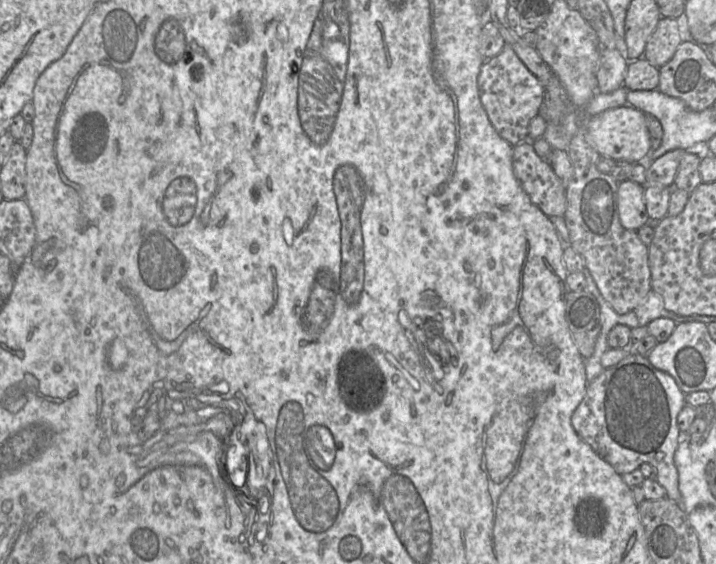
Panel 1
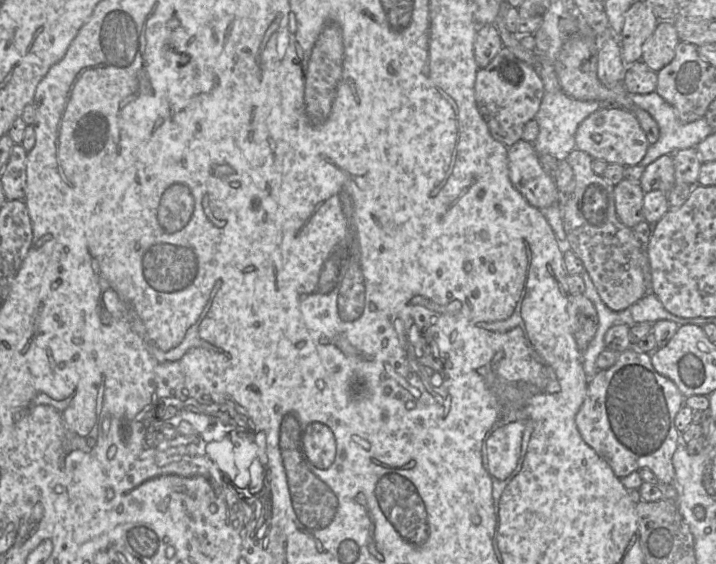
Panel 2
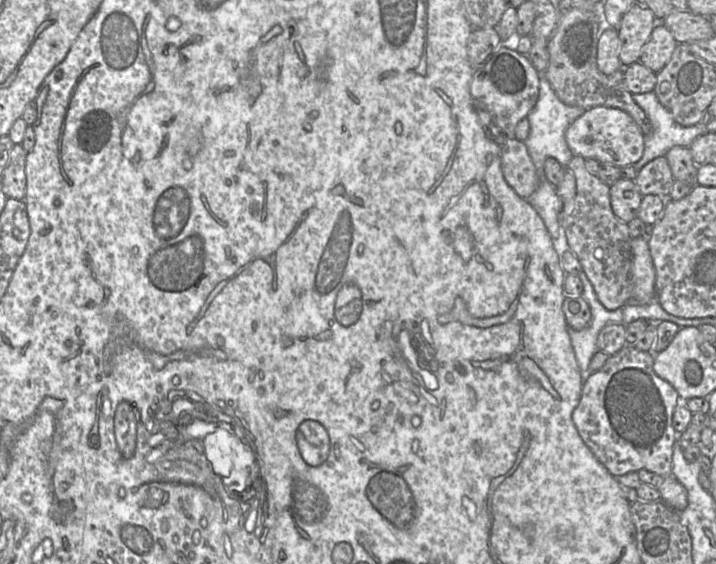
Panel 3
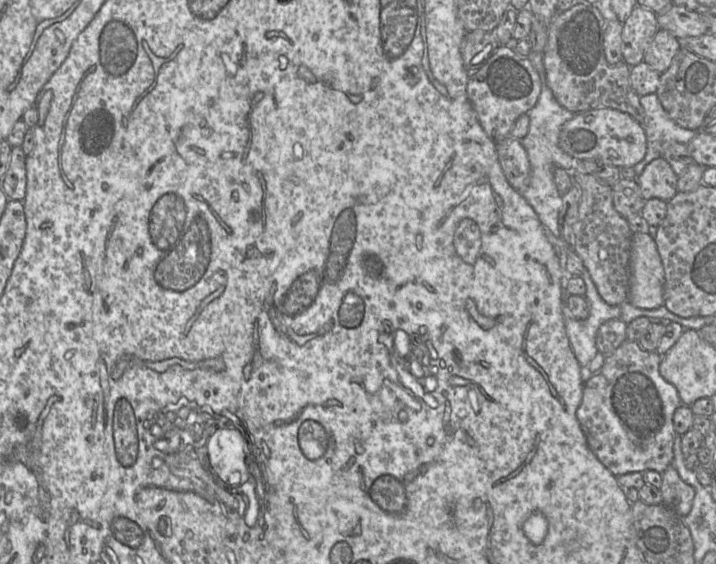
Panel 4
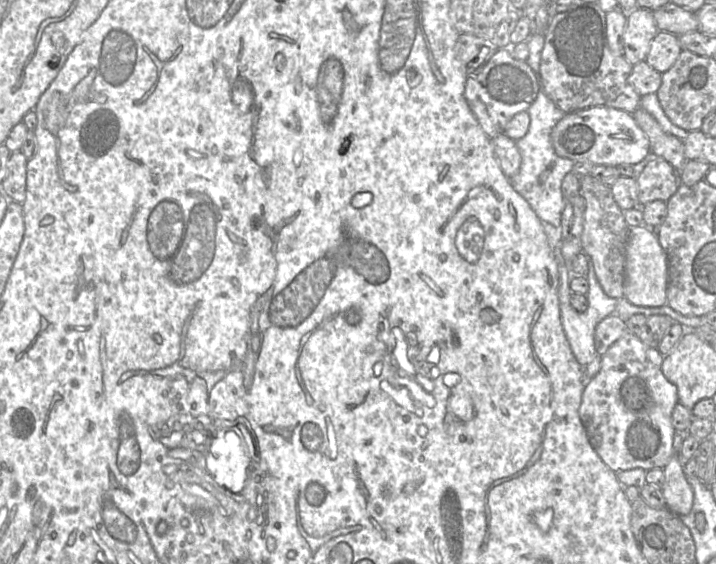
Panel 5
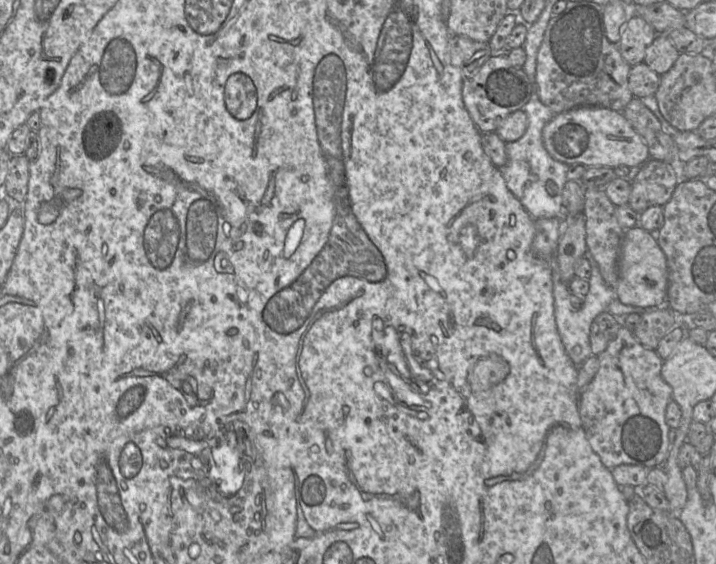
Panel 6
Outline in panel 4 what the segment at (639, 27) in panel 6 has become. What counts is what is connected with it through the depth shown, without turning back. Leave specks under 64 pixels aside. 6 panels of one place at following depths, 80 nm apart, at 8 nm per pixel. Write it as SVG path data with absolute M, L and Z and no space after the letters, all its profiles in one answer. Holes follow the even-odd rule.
M636 5L623 22L622 57L630 67L643 61L645 52L658 31L657 14Z

